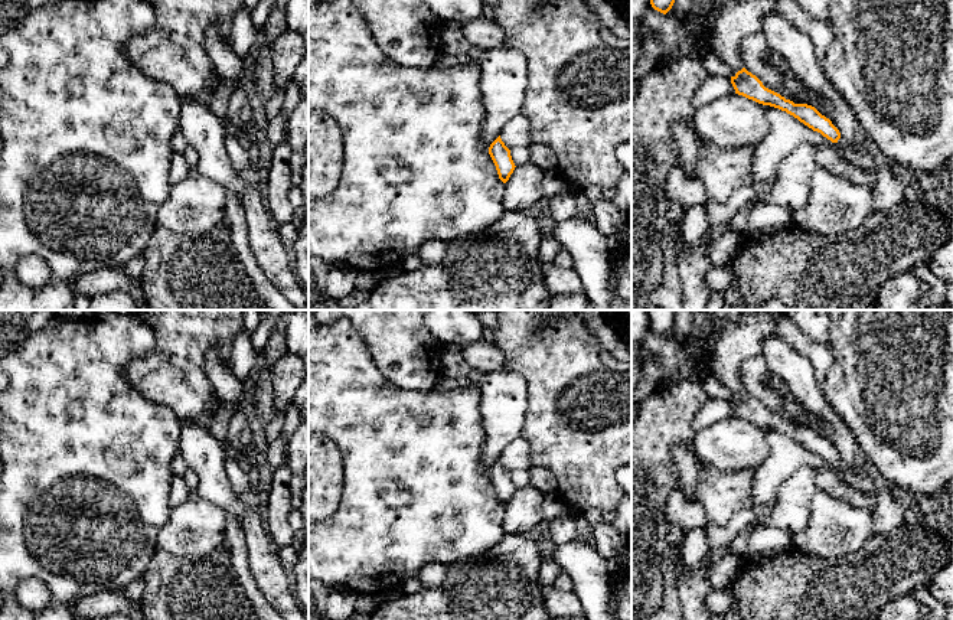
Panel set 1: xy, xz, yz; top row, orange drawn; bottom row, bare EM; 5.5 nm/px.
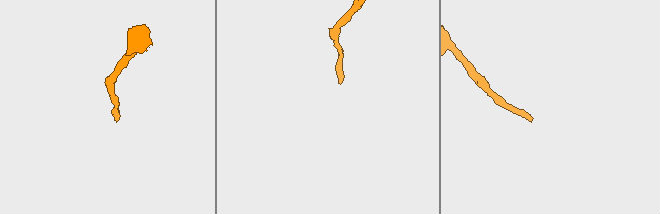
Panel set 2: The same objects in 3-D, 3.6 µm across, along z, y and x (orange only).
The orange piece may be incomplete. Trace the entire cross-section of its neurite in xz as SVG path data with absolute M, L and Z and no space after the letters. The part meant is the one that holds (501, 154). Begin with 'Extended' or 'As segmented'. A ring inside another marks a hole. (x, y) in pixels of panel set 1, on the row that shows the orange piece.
As segmented. M500 136L490 144L489 154L496 166L499 179L506 183L515 170L510 150L505 146Z

